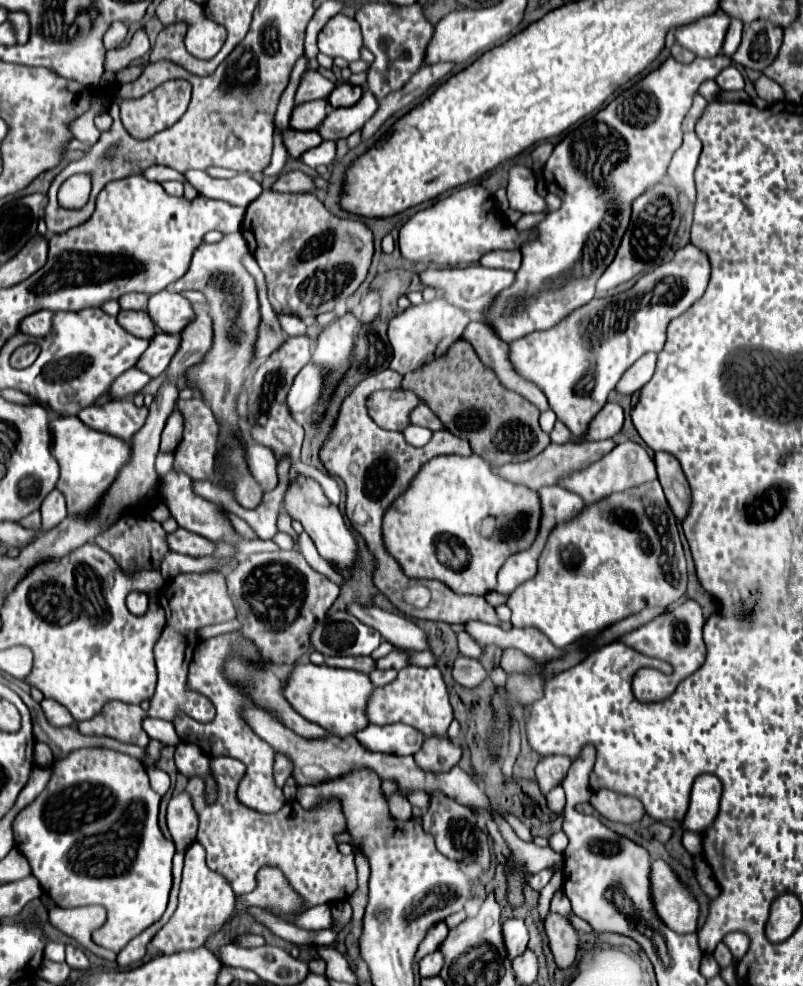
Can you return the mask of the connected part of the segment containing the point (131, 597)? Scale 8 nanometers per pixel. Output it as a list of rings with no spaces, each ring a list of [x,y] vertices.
[[[130,592],[128,594],[128,610],[136,616],[144,614],[148,610],[148,596],[144,592]]]

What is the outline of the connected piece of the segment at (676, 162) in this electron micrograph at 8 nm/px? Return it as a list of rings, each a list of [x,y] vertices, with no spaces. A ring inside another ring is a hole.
[[[686,132],[682,146],[676,150],[668,168],[668,176],[672,178],[676,188],[680,188],[680,194],[684,194],[692,204],[696,200],[694,170],[698,164],[700,150],[702,150],[702,142],[698,140],[698,136],[694,132]]]

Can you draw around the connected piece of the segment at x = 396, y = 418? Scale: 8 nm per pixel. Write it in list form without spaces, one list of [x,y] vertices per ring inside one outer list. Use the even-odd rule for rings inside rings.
[[[378,390],[368,396],[368,414],[384,430],[402,430],[410,424],[408,414],[420,400],[408,390]]]

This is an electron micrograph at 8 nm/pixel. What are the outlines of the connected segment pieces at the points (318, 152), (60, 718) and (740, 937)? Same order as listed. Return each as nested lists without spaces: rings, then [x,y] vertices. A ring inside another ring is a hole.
[[[324,140],[318,148],[312,148],[312,150],[304,152],[300,160],[302,160],[304,164],[316,168],[316,166],[320,166],[320,164],[328,166],[328,164],[334,160],[334,156],[336,156],[336,142],[334,142],[334,140]]]
[[[44,698],[44,700],[42,700],[42,710],[44,710],[46,718],[48,718],[54,726],[70,726],[70,724],[74,724],[72,714],[70,714],[60,702],[56,702],[56,700]]]
[[[732,932],[732,934],[724,936],[722,942],[730,948],[730,952],[734,954],[734,960],[740,960],[740,958],[746,954],[748,946],[750,946],[750,944],[748,944],[748,936],[742,934],[742,932]]]

